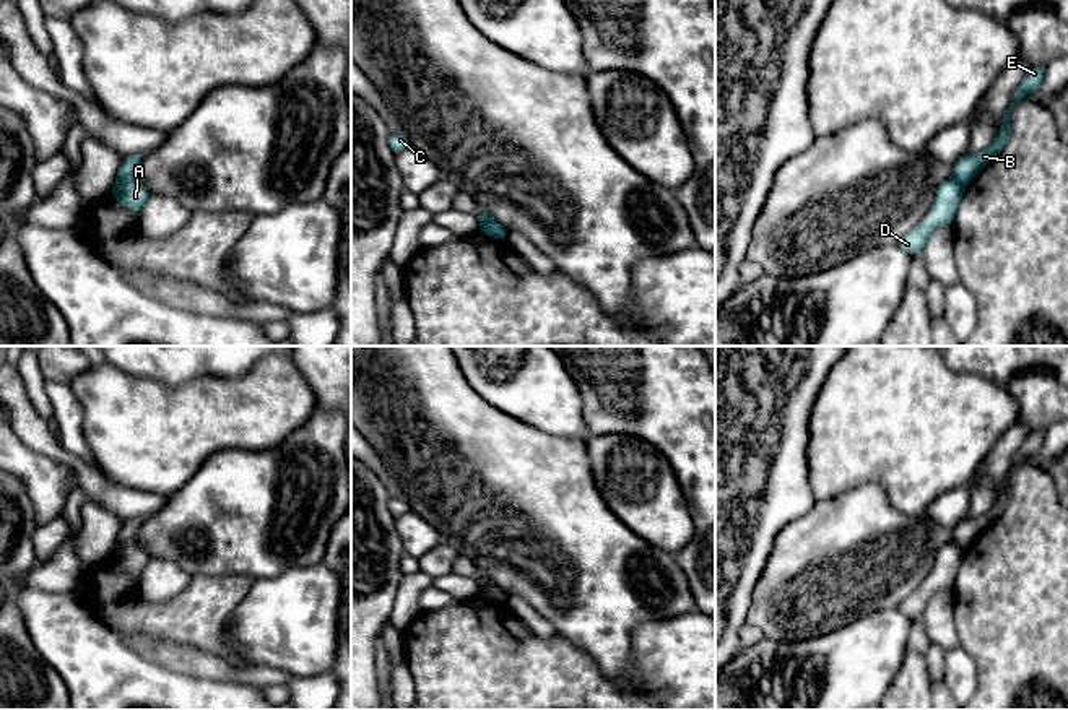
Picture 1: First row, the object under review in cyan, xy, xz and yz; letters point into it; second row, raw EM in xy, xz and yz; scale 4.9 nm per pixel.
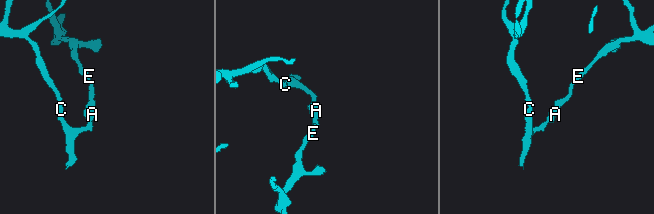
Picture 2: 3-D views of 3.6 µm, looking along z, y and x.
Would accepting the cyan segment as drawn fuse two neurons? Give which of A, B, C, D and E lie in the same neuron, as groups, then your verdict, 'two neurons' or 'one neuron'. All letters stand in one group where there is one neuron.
A C D / B E; two neurons

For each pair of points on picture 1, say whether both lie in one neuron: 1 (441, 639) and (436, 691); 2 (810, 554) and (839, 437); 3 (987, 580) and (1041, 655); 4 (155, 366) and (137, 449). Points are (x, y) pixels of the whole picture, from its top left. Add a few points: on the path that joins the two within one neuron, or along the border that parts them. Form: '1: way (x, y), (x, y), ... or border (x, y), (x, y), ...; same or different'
1: way (441, 652), (441, 678); same
2: border (859, 486), (816, 501); different
3: way (1005, 598), (1018, 611), (1023, 637); same
4: border (116, 366), (169, 385), (189, 382); different

